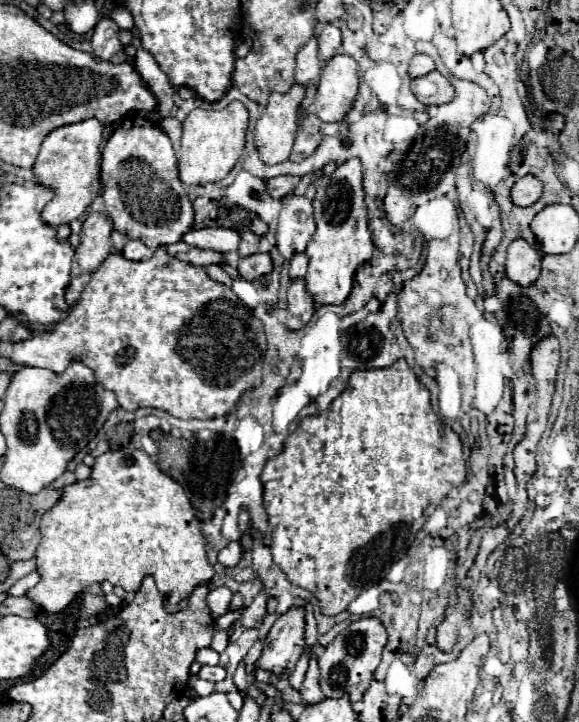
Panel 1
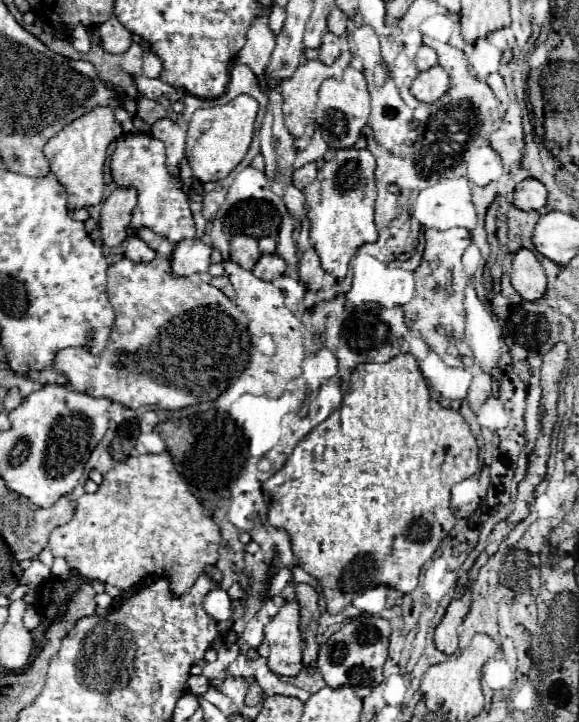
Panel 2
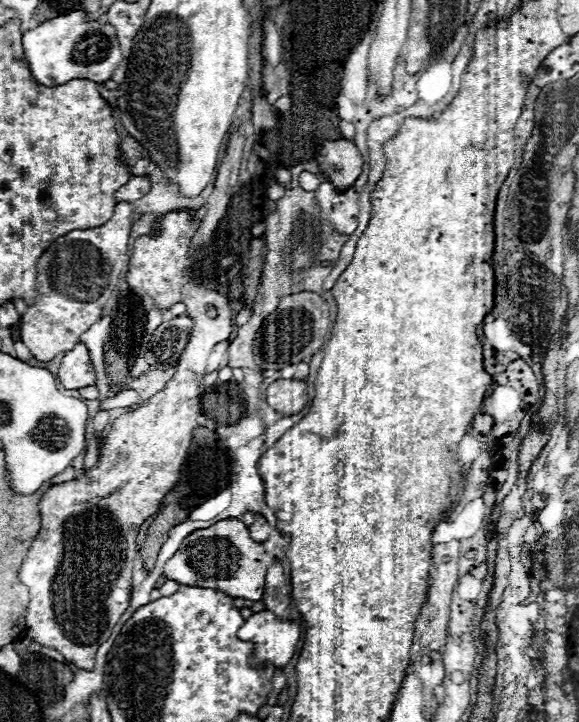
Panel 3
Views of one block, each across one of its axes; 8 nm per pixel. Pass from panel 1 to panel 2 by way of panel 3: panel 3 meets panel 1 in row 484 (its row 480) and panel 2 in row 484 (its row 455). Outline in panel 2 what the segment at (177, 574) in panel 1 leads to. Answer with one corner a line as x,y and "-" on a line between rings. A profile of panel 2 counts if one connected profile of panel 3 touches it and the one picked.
168,452
130,456
118,462
102,480
94,494
84,494
78,504
74,518
58,526
50,534
50,550
54,556
64,556
68,566
78,570
90,580
100,580
112,584
120,590
128,590
146,574
158,574
170,580
172,594
186,594
196,578
204,572
208,564
216,564
220,544
220,526
204,514
202,504
188,490
188,484
176,470

